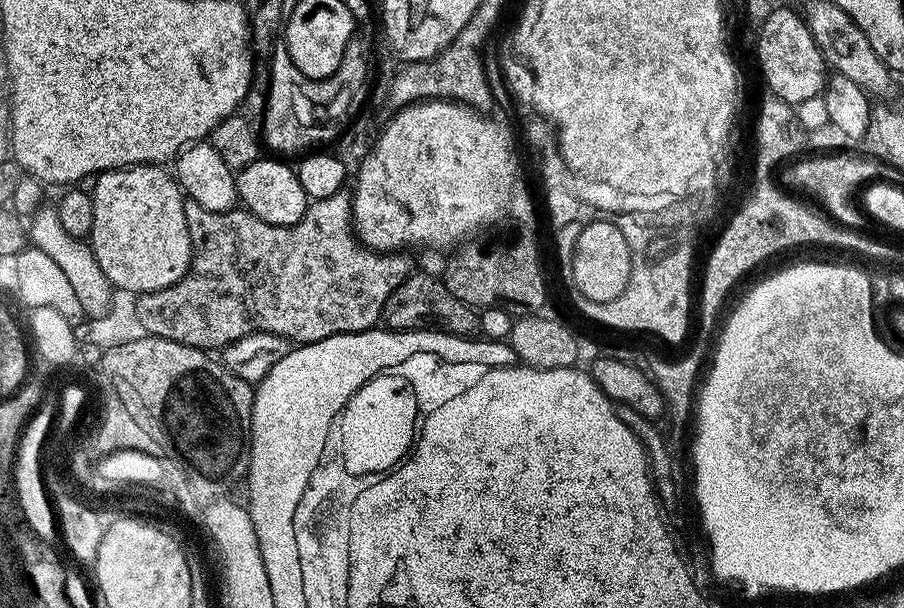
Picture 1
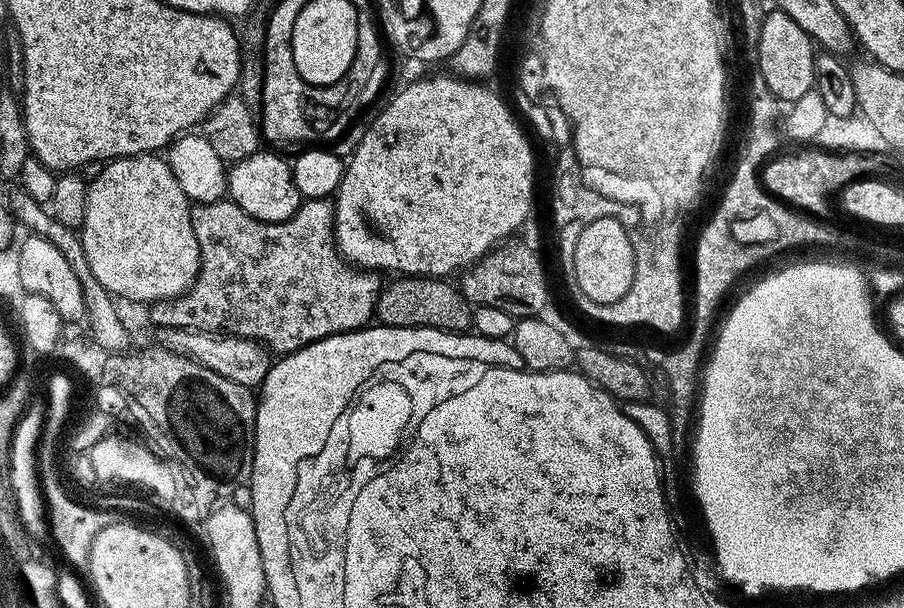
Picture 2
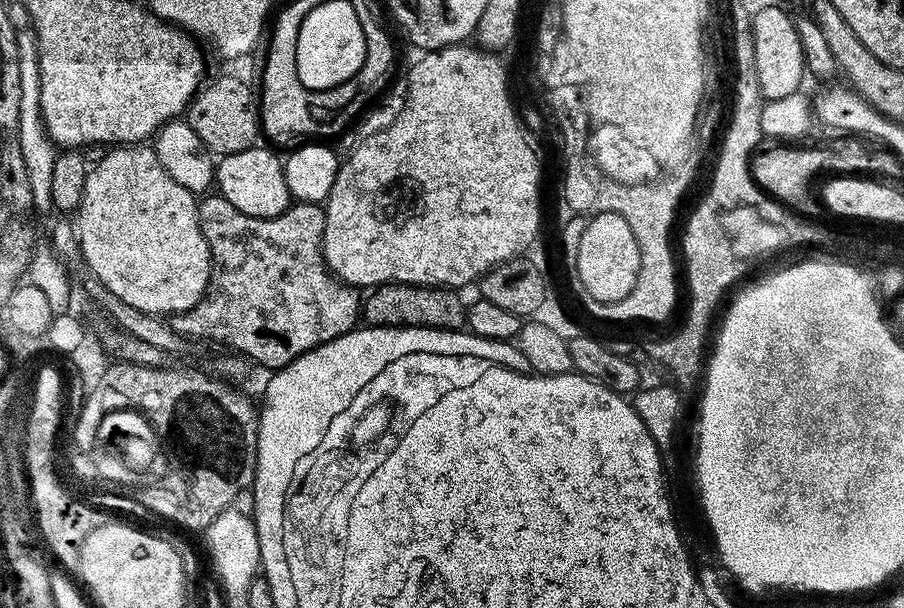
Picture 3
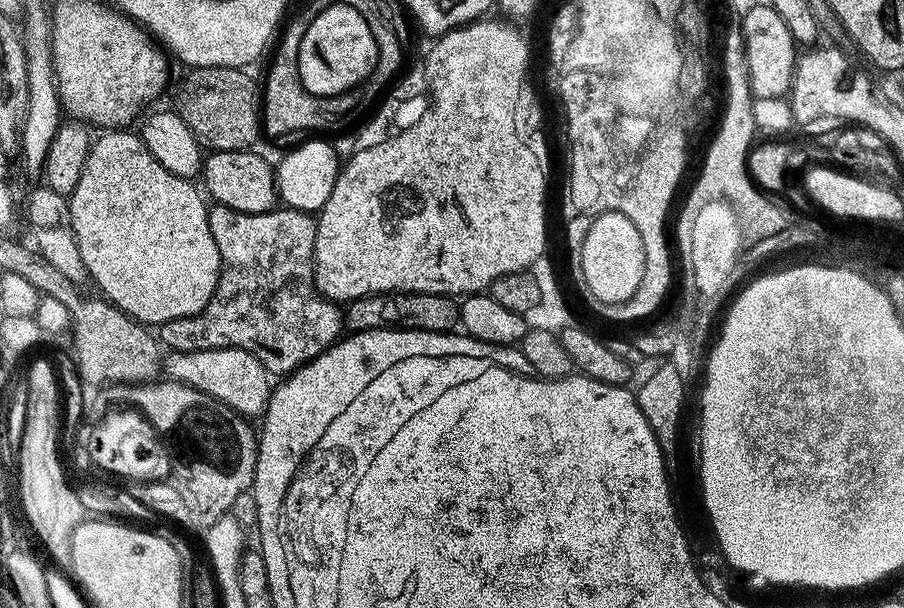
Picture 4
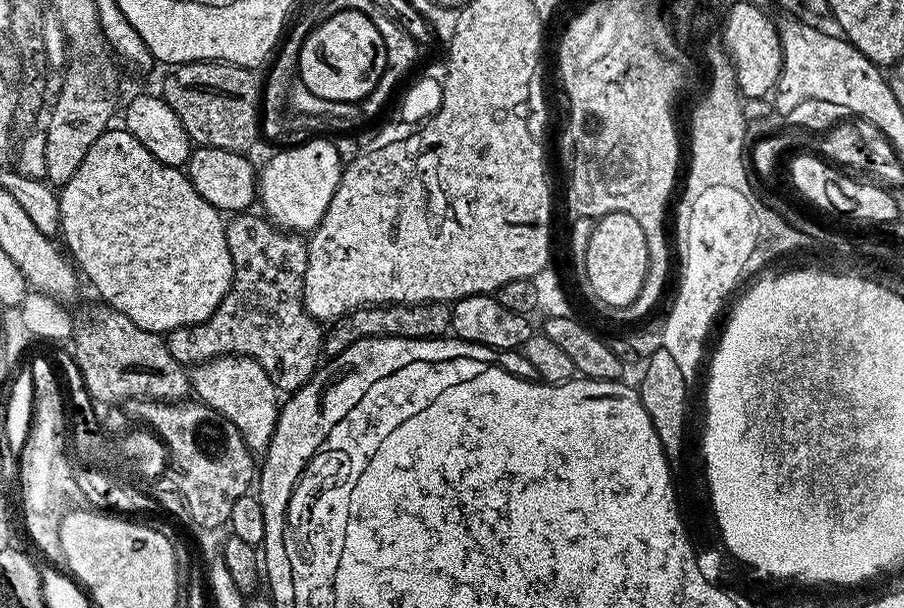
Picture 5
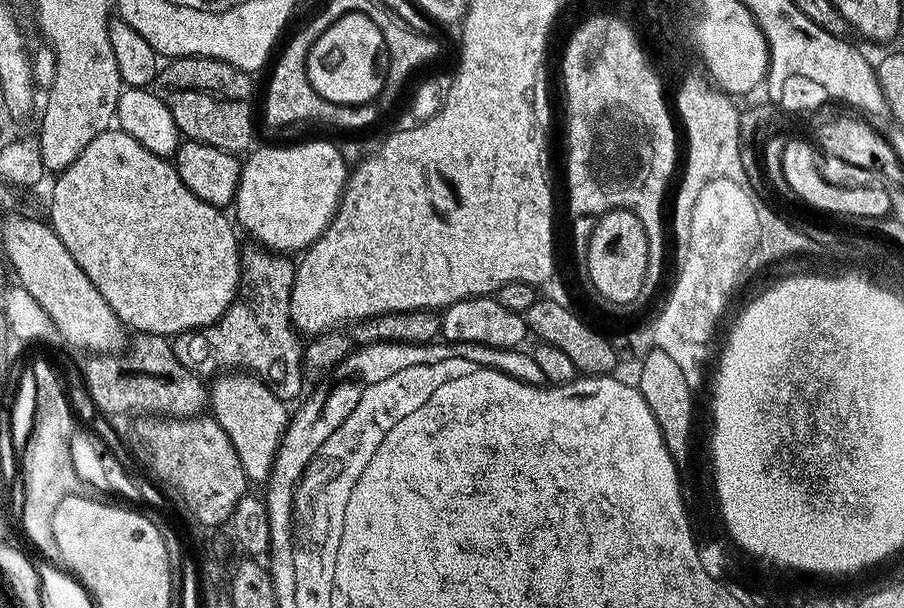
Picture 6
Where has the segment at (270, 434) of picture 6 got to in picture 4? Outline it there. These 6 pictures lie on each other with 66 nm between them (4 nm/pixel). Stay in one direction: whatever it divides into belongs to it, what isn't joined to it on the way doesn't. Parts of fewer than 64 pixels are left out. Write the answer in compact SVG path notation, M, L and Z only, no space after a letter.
M224 347L190 351L183 354L181 360L183 362L178 373L181 383L206 393L245 418L261 417L268 408L272 380L269 372L252 353L240 348Z

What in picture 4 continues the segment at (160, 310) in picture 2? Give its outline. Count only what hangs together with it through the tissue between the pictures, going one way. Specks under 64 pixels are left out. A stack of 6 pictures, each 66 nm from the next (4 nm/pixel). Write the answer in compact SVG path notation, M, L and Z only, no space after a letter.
M216 204L209 209L208 221L211 233L214 235L215 245L218 246L220 263L229 268L230 278L241 280L242 278L250 278L253 274L263 274L266 281L265 288L277 293L282 301L282 308L284 308L282 314L286 314L282 320L290 318L290 322L284 322L286 326L282 328L282 332L278 332L278 334L284 334L282 336L282 354L274 354L278 358L266 358L272 366L271 375L289 375L313 358L320 356L336 343L344 330L343 311L335 301L325 299L316 290L314 283L315 264L313 262L316 219L311 213L282 206L272 209L271 212L260 212L258 215L252 215L249 212L234 211L233 208Z

